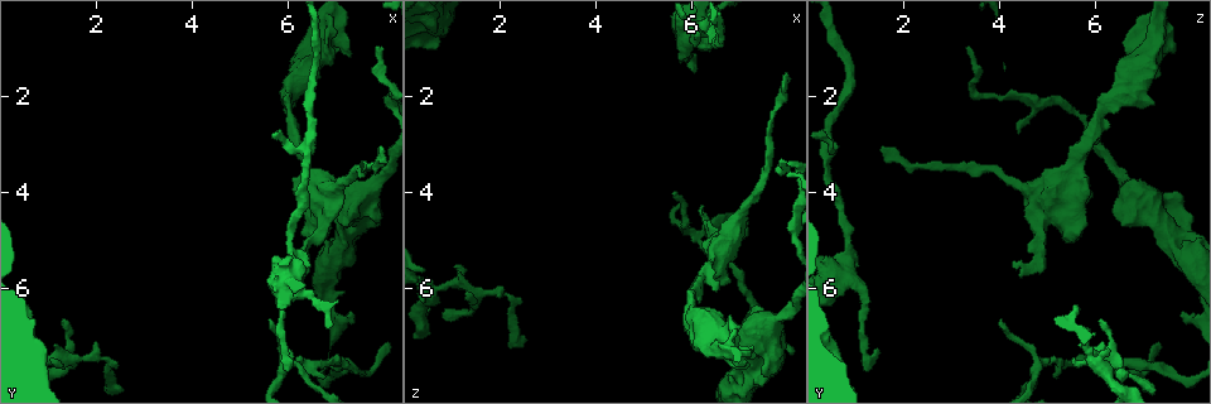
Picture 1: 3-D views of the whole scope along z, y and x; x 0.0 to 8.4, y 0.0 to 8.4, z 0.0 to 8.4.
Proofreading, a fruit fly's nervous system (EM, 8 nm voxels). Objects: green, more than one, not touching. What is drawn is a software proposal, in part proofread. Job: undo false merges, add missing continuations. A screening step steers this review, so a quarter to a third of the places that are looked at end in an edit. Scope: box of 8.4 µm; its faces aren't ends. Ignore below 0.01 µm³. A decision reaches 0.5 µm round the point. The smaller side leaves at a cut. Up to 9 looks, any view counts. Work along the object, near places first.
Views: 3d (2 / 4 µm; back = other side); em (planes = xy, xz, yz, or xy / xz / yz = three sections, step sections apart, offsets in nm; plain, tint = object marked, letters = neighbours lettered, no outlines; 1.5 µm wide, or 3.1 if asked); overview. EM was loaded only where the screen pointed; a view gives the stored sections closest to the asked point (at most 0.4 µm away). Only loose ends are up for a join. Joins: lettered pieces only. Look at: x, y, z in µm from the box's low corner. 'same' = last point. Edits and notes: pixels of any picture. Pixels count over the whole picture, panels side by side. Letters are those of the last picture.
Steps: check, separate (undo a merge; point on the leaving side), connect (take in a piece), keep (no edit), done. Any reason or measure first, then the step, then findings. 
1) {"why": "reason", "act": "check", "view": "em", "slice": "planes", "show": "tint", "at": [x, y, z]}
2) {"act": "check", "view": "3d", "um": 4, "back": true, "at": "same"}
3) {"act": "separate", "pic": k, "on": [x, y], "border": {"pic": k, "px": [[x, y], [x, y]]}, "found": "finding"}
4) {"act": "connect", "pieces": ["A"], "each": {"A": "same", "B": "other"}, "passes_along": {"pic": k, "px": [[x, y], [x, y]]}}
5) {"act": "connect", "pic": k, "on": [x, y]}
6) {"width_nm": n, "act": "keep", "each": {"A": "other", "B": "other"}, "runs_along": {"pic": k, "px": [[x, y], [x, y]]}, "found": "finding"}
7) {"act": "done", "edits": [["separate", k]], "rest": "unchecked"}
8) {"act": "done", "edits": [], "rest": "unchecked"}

{"why": "thick turns thin", "act": "check", "view": "3d", "um": 2, "at": [7.05, 3.90, 4.50]}

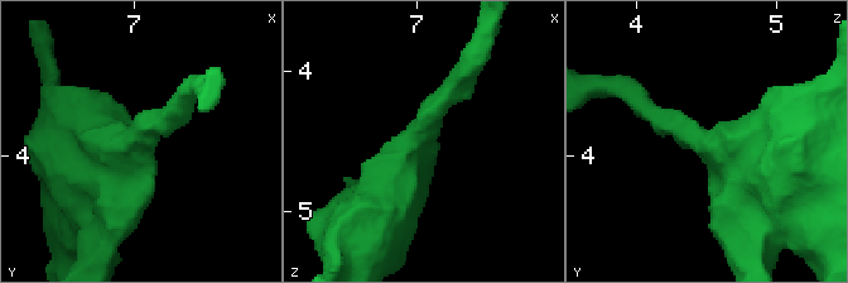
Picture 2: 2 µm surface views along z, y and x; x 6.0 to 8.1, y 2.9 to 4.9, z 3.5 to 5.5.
{"act": "check", "view": "em", "slice": "planes", "show": "tint", "at": [7.04, 3.86, 4.42]}

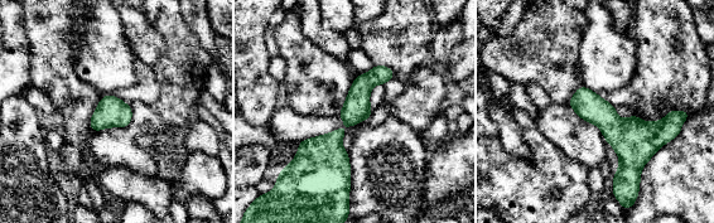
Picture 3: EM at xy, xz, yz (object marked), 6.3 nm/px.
{"why": "see the neighbours", "act": "check", "view": "em", "slice": "planes", "show": "letters", "at": "same"}

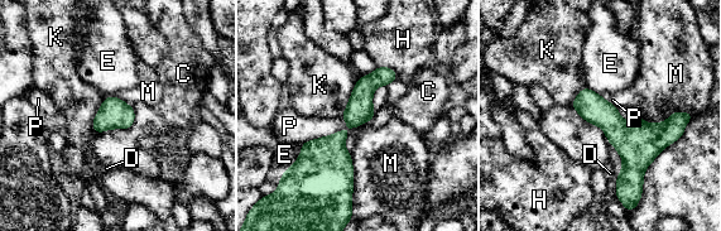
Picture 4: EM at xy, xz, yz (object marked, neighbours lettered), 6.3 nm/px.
{"width_nm": 170, "act": "keep", "each": {"C": "other", "D": "other", "E": "other", "H": "other", "K": "other", "M": "other", "P": "other"}, "runs_along": {"pic": 4, "px": [[385, 70], [339, 139], [345, 187]]}, "found": "one neuron here"}

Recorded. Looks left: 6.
{"why": "tapers out", "act": "check", "view": "3d", "um": 2, "at": [6.15, 5.50, 4.30]}

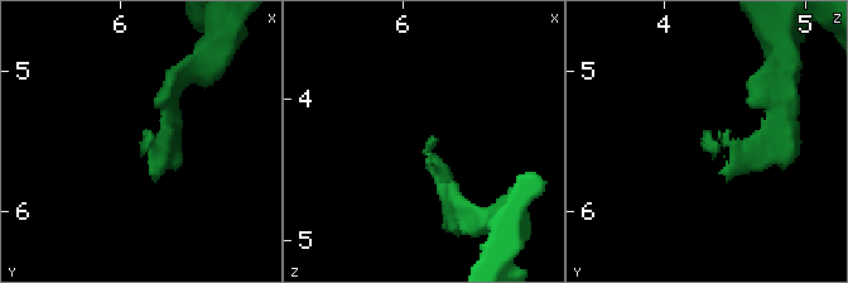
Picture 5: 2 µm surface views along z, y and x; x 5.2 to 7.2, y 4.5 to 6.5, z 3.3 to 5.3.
{"act": "check", "view": "em", "slice": "planes", "show": "letters", "at": [6.16, 5.50, 4.30]}

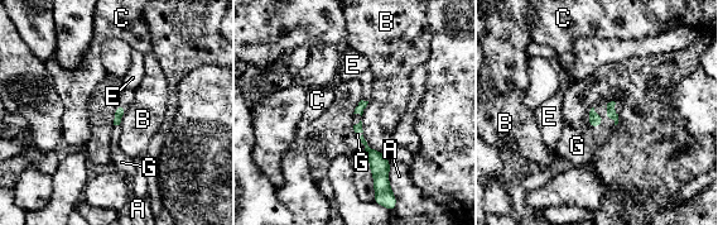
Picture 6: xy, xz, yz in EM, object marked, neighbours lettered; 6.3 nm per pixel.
{"act": "connect", "pieces": ["G"], "each": {"A": "other", "B": "other", "C": "other", "E": "other", "G": "same"}, "found": "it goes on there"}

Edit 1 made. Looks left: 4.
{"act": "check", "view": "overview"}

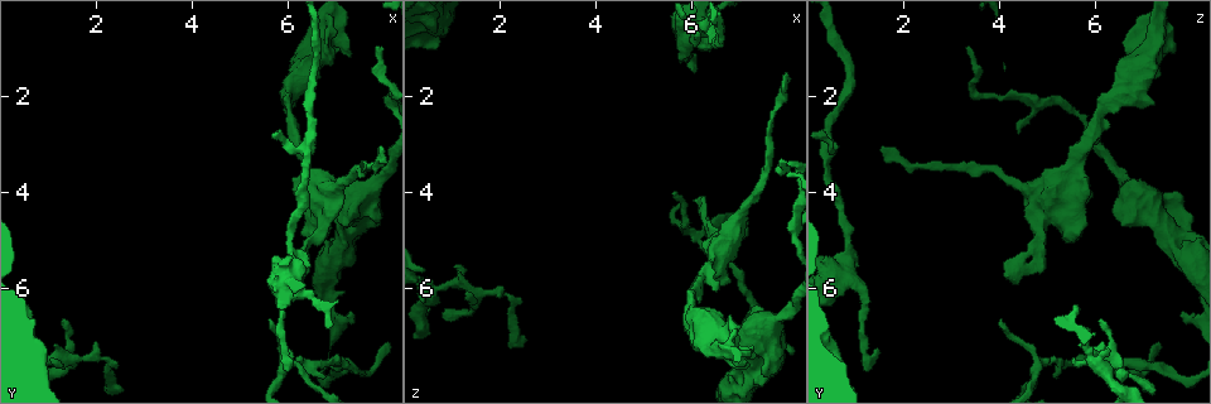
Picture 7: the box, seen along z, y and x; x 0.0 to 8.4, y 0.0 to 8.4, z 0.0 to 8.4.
{"why": "branch stops here", "act": "check", "view": "3d", "um": 2, "at": [0.85, 7.85, 6.55]}

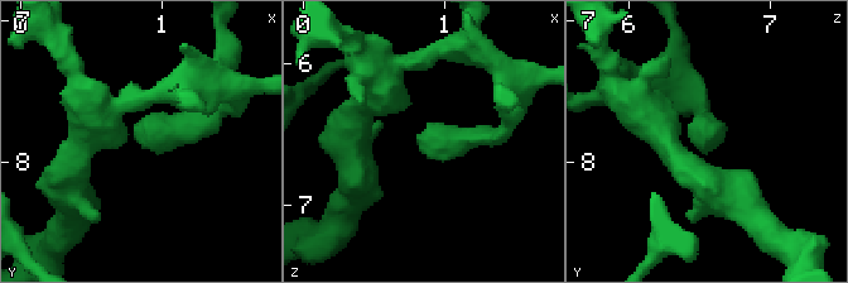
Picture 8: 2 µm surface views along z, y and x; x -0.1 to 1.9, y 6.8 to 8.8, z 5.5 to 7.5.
{"why": "now the EM", "act": "check", "view": "em", "slice": "xz", "step": 8, "show": "letters", "at": [0.88, 7.90, 6.52]}

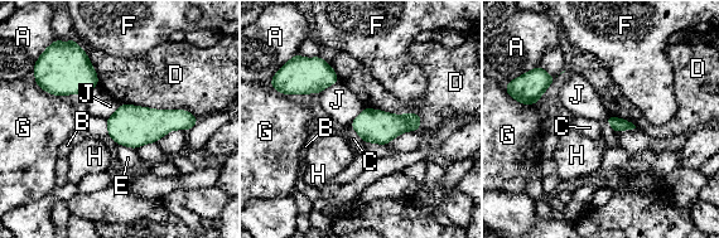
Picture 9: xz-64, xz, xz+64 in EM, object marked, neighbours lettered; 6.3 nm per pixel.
{"act": "keep", "each": {"A": "other", "B": "other", "C": "other", "D": "other", "E": "other", "F": "other", "G": "other", "H": "other", "J": "other"}, "border": {"pic": 9, "px": [[339, 81], [327, 86], [319, 93]]}, "found": "no lettered piece goes on from it"}

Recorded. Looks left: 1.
{"act": "done", "edits": [["connect", 6]], "rest": "unchecked"}

